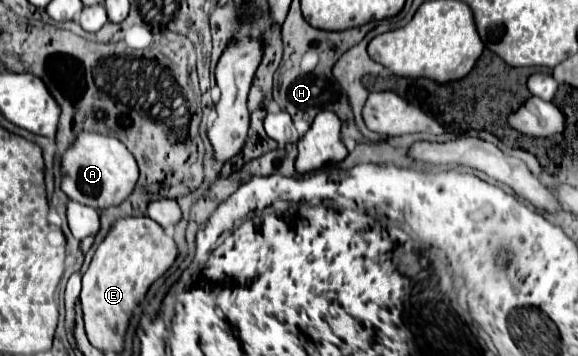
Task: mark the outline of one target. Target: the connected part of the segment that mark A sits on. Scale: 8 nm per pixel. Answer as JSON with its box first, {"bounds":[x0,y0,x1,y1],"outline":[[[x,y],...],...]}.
{"bounds":[61,131,139,211],"outline":[[[91,131],[81,133],[75,139],[75,143],[65,151],[61,171],[63,171],[61,189],[67,193],[67,197],[75,199],[77,203],[91,205],[99,211],[123,203],[133,193],[135,183],[139,179],[137,161],[129,153],[129,149],[115,137],[97,135]]]}

